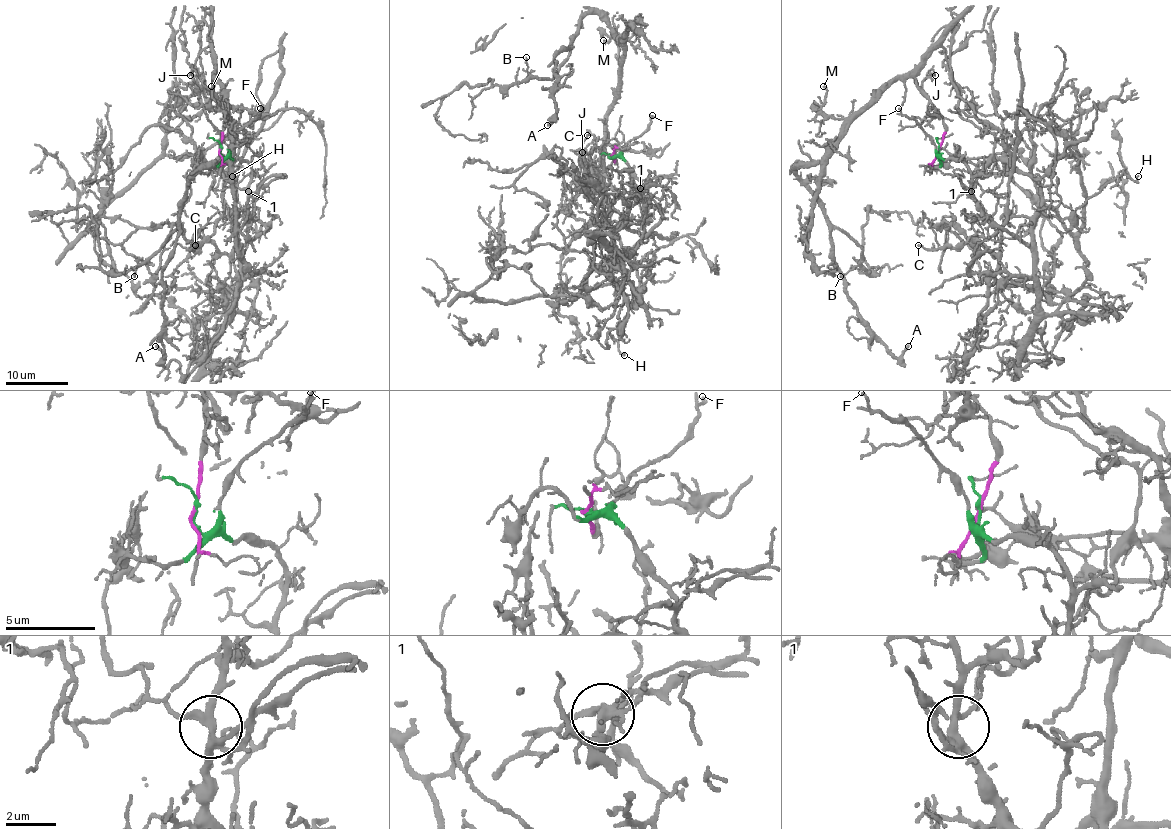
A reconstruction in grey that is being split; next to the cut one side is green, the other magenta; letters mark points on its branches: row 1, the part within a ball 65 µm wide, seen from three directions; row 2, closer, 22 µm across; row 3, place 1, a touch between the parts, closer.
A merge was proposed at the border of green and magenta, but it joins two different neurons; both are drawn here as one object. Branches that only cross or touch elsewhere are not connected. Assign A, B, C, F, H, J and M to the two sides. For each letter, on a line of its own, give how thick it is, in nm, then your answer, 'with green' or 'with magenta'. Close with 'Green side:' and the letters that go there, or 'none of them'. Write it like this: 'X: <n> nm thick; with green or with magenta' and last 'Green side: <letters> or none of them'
A: 240 nm thick; with magenta
B: 150 nm thick; with magenta
C: 130 nm thick; with green
F: 130 nm thick; with green
H: 110 nm thick; with green
J: 90 nm thick; with magenta
M: 160 nm thick; with magenta
Green side: C, F, H

